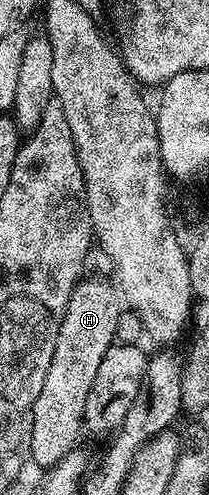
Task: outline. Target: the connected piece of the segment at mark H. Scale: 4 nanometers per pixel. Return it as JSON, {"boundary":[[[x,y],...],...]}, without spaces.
{"boundary":[[[82,278],[74,287],[69,297],[63,321],[59,325],[59,333],[55,341],[55,353],[51,357],[51,365],[47,369],[47,377],[43,377],[43,389],[39,389],[39,397],[35,397],[33,406],[33,436],[31,437],[31,459],[35,464],[52,469],[59,460],[67,457],[67,453],[78,446],[77,434],[82,434],[85,418],[83,409],[87,405],[87,393],[91,391],[91,381],[95,381],[95,372],[103,362],[103,353],[112,347],[117,337],[119,317],[123,304],[117,294],[117,288],[108,278]]]}

